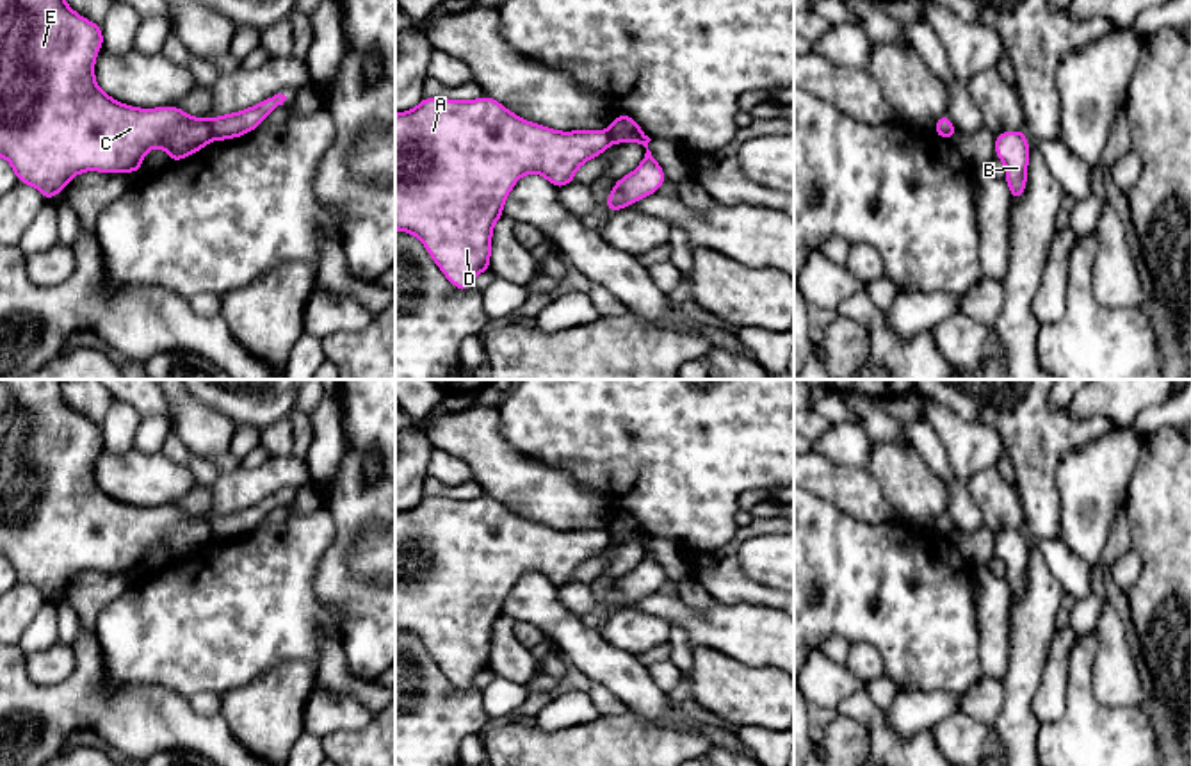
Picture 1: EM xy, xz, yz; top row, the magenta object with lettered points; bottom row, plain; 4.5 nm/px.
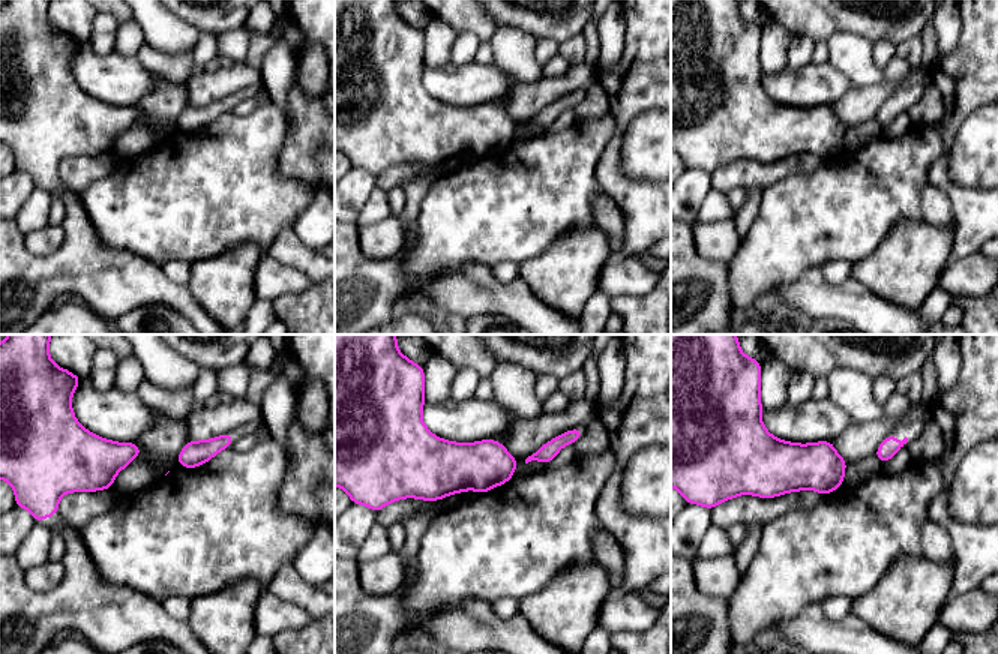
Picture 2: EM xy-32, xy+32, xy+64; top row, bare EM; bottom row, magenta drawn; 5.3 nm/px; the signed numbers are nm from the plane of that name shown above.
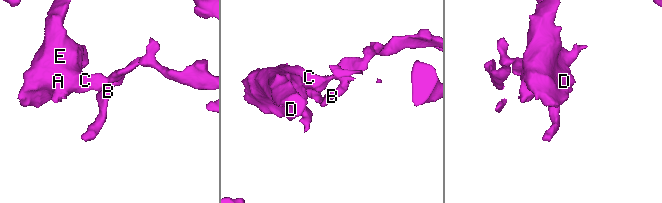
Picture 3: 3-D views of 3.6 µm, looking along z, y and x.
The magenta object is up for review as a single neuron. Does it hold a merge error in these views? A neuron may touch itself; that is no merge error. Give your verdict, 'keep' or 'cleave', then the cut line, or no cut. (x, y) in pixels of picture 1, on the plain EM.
cleave; cut xy (207, 519), (214, 537)

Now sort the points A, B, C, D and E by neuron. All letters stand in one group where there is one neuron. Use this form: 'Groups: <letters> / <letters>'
Groups: A C D E / B

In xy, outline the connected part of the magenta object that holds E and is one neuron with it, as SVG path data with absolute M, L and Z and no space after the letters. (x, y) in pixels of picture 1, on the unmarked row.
M0 379L0 556L12 565L18 581L36 586L45 599L55 597L78 572L137 572L151 547L164 547L169 561L176 561L214 540L208 518L174 504L137 508L105 493L94 477L101 445L101 424L64 401L64 379Z

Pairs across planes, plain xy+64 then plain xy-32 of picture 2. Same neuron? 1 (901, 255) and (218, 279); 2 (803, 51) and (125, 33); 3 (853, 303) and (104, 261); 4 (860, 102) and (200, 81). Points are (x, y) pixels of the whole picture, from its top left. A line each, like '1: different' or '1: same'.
1: same
2: same
3: same
4: same

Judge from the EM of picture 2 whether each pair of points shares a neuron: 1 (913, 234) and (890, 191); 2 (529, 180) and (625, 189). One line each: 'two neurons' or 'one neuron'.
1: two neurons
2: two neurons

